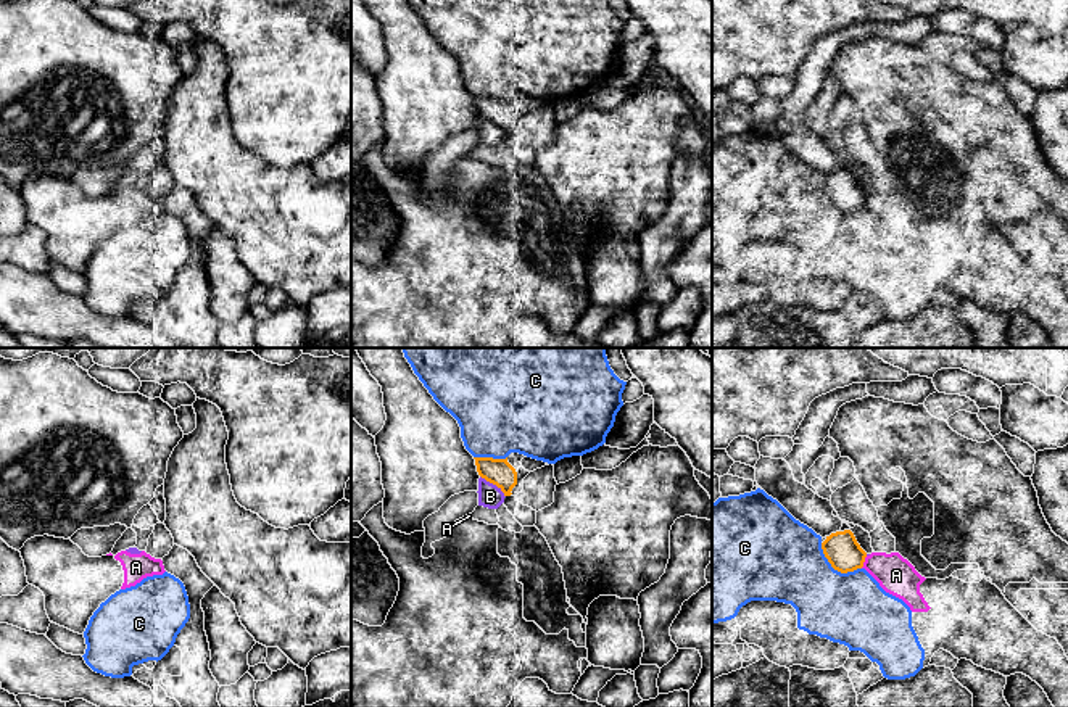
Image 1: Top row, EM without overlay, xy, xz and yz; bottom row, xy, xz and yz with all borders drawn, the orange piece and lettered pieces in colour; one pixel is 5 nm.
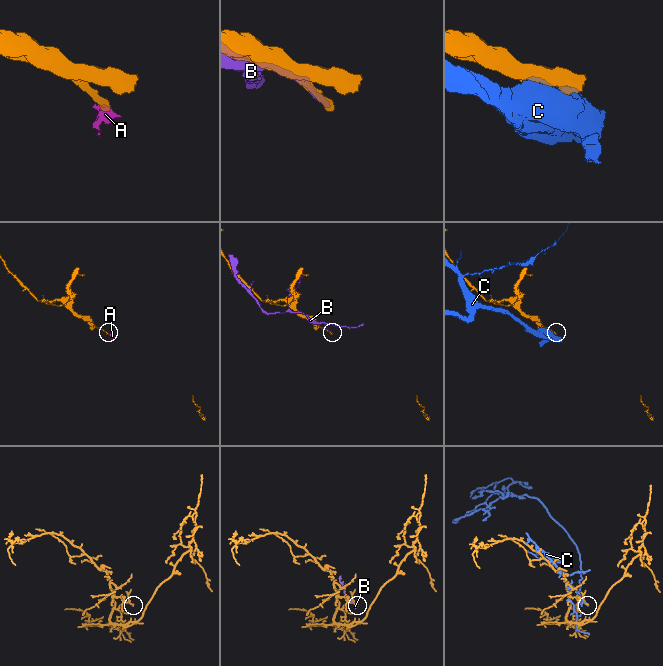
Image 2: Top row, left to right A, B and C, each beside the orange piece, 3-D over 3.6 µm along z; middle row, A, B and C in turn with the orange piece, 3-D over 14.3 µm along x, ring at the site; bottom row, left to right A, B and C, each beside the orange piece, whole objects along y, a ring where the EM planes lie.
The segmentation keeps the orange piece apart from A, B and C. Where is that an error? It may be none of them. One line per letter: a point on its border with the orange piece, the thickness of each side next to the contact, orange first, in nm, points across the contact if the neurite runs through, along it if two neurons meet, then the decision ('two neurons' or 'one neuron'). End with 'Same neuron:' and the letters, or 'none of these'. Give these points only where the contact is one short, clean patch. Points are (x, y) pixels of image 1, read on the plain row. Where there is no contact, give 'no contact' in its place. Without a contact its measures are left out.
A: meets orange in yz at (864, 200); 170 nm thick on the orange side, 190 nm on the other; two neurons
B: meets orange in xz at (493, 123); 140 nm thick on the orange side, 120 nm on the other; two neurons
C: meets orange in yz at (835, 208); 170 nm thick on the orange side, 380 nm on the other; two neurons
Same neuron: none of these

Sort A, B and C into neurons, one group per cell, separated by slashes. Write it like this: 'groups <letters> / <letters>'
groups A / B / C

